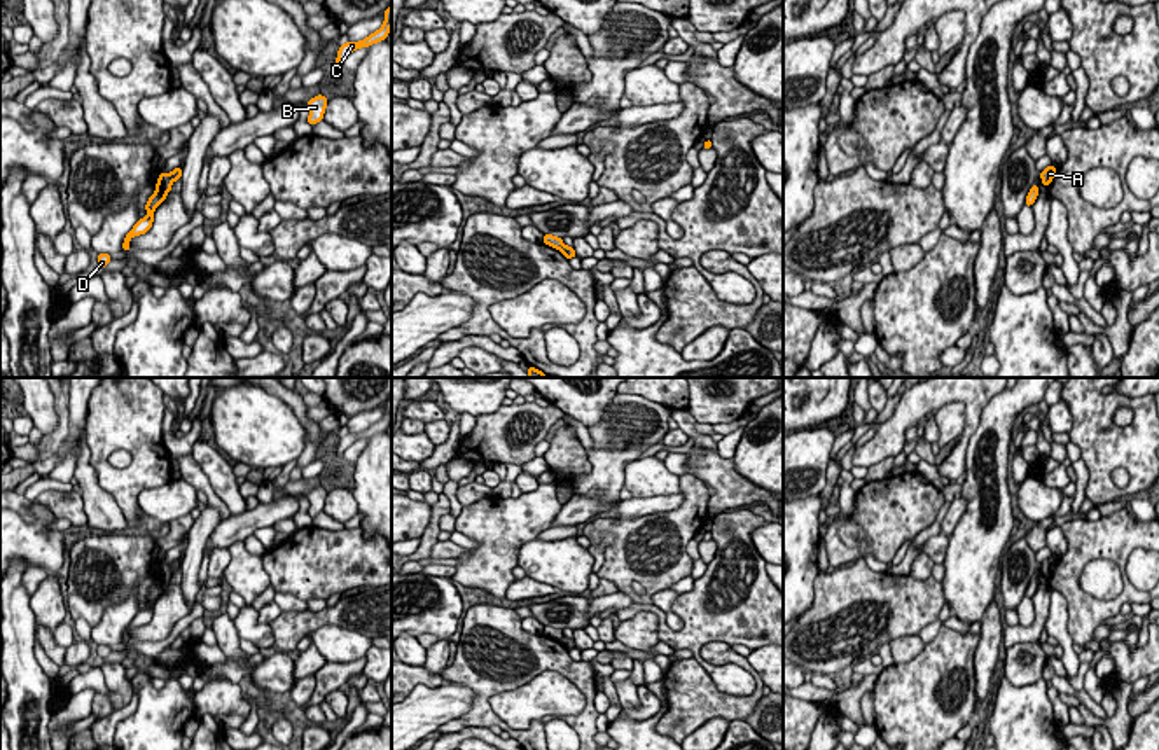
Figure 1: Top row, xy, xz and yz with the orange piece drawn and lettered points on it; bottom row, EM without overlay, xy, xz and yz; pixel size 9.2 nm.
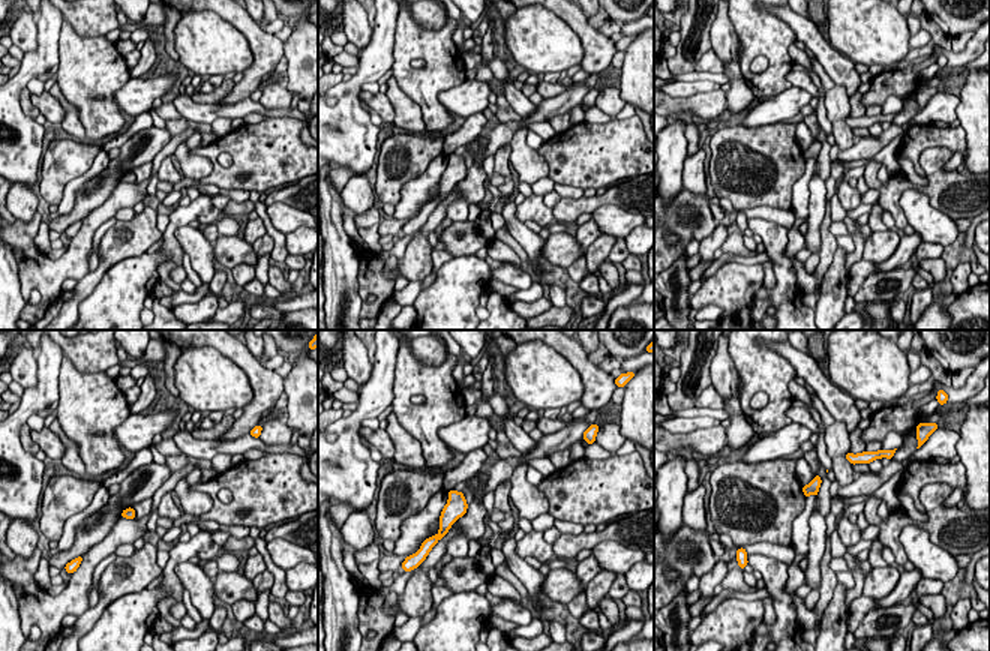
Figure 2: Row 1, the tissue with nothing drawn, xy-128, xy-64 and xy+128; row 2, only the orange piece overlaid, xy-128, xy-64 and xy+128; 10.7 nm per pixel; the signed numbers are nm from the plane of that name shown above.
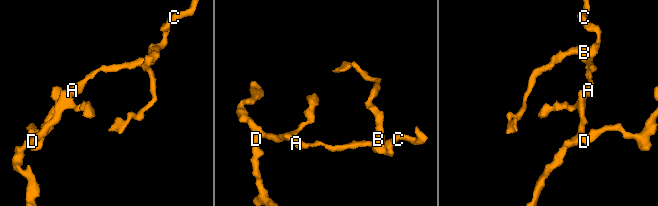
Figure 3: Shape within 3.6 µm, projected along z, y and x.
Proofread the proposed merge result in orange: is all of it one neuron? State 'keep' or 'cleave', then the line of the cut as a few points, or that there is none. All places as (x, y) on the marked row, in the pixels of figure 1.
cleave; cut in xy along (168, 173), (172, 182)

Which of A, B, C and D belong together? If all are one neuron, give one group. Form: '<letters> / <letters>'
A B C / D

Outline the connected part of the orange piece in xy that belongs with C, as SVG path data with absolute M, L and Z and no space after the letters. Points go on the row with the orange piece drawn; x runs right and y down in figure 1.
M392 5L385 10L385 23L383 26L374 31L372 35L369 35L367 38L360 40L360 42L346 42L344 45L339 45L339 52L337 52L337 58L336 58L336 63L334 66L339 66L343 65L343 61L355 51L355 49L360 49L360 47L369 47L376 42L381 42L381 40L386 40L388 33L390 33L390 28L392 28Z

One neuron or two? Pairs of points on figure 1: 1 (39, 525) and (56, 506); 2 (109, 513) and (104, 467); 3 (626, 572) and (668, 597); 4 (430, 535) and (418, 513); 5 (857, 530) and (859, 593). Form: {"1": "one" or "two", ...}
{"1": "two", "2": "two", "3": "two", "4": "two", "5": "two"}

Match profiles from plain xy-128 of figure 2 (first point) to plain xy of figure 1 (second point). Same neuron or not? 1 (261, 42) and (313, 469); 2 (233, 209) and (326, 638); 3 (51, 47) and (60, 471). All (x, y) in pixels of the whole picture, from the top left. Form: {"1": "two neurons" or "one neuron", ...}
{"1": "two neurons", "2": "two neurons", "3": "one neuron"}

